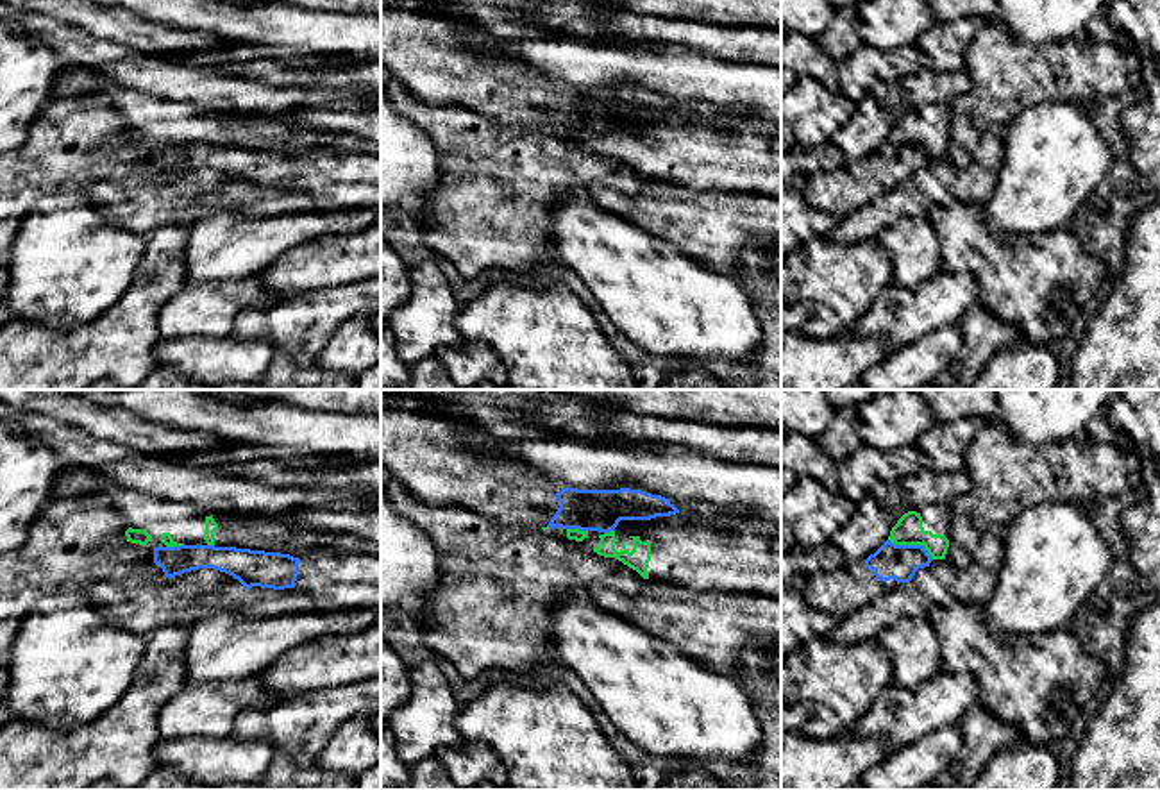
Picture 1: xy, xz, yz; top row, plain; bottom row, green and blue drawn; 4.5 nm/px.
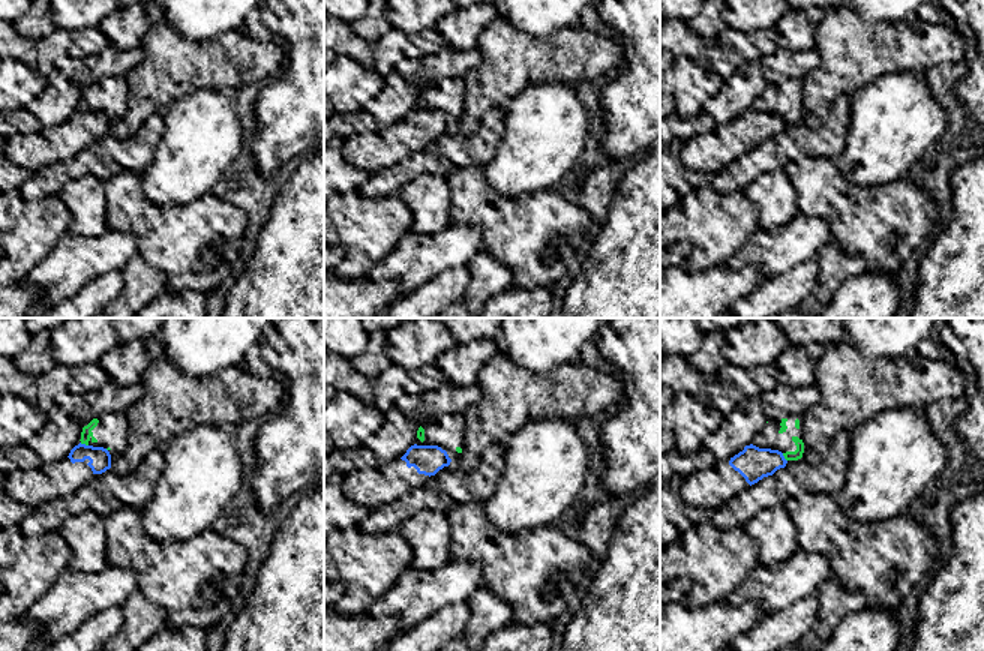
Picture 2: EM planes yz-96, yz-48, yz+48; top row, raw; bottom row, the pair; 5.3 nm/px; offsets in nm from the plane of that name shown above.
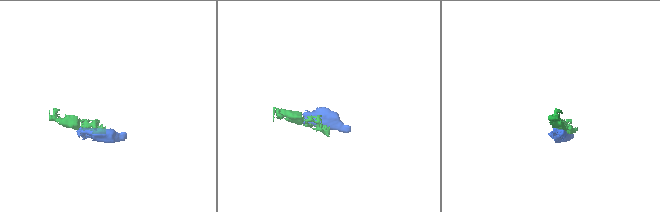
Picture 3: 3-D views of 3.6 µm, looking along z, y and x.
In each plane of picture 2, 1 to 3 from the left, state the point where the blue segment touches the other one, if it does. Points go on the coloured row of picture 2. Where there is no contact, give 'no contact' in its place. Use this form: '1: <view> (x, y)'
1: yz-96 (84, 443)
2: no contact
3: yz+48 (785, 458)

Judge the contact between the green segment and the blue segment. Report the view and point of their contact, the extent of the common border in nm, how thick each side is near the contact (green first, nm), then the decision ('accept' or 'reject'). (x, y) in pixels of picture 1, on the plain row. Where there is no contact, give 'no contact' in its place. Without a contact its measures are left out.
yz (912, 143) | 220 nm | 130/160 nm | reject

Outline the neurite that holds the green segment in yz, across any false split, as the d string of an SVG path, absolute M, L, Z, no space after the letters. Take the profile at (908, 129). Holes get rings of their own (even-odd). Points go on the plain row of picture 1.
M942 104L906 105L888 139L895 145L922 145L931 159L946 159L949 138L949 107Z

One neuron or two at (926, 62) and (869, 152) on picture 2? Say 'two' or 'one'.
two

